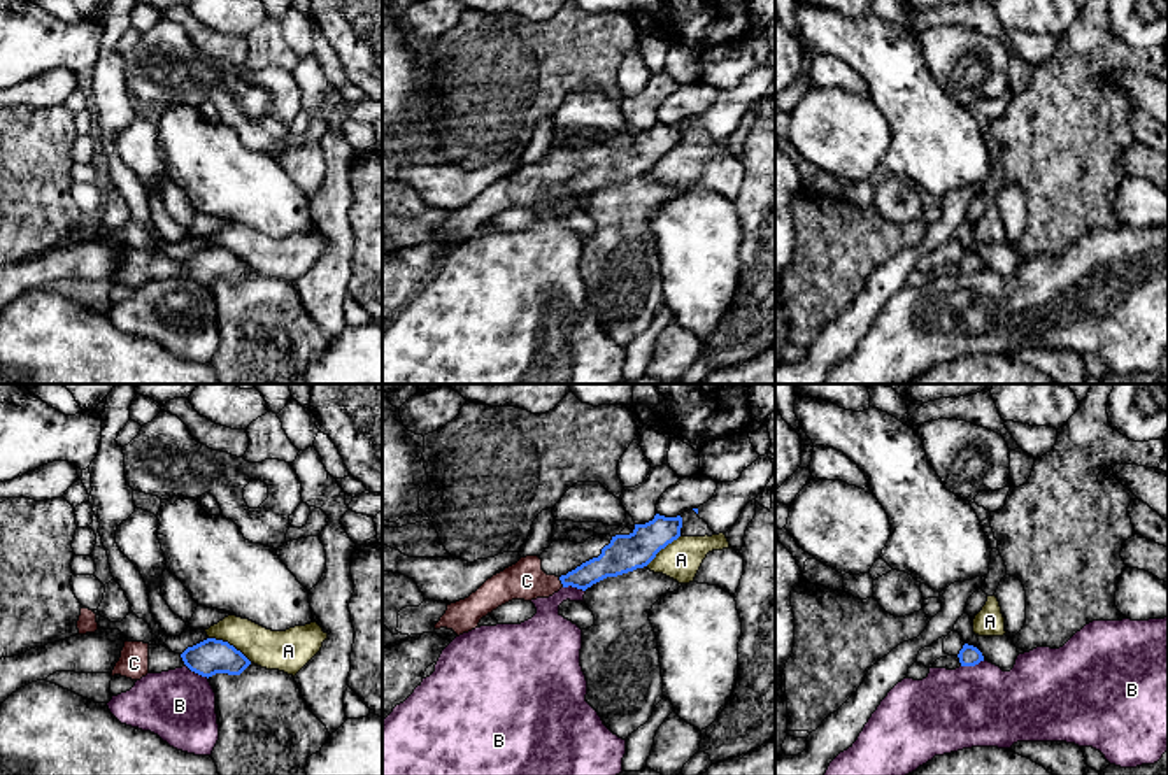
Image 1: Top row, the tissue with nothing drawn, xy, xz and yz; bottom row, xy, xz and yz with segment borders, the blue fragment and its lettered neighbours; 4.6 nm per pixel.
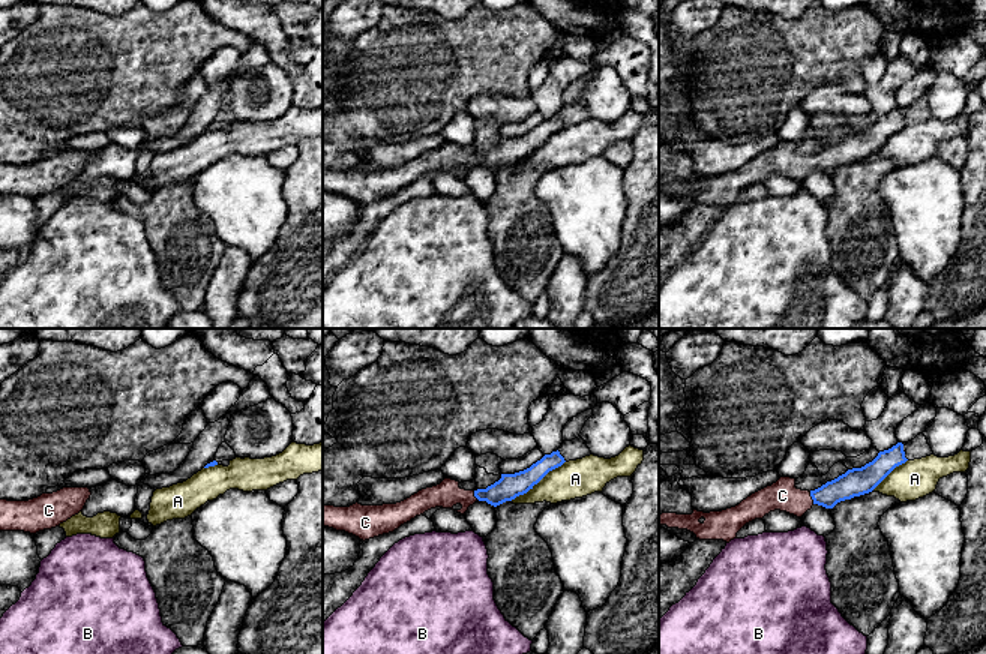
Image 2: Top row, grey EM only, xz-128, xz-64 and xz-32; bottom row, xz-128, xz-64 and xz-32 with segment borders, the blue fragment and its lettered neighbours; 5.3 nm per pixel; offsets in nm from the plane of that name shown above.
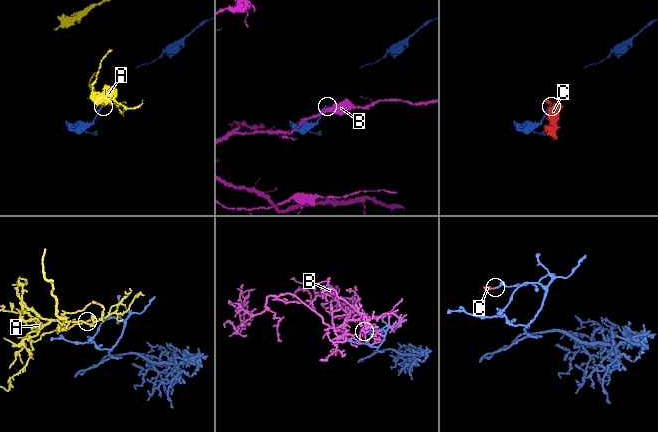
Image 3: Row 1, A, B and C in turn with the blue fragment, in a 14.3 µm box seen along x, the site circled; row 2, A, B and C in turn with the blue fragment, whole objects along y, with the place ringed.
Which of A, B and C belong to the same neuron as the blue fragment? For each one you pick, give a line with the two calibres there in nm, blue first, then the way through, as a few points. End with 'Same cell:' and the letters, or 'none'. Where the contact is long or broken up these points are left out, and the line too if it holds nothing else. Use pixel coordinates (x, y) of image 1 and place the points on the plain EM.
C: 130/180 nm | across xz (611, 170), (583, 184), (562, 190), (527, 188)
Same cell: C

